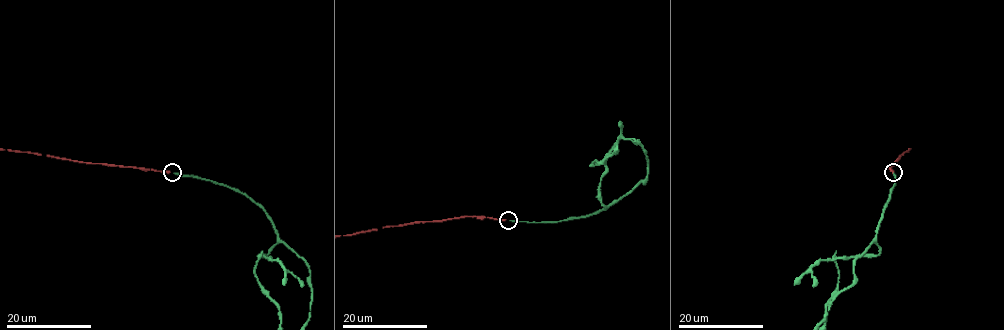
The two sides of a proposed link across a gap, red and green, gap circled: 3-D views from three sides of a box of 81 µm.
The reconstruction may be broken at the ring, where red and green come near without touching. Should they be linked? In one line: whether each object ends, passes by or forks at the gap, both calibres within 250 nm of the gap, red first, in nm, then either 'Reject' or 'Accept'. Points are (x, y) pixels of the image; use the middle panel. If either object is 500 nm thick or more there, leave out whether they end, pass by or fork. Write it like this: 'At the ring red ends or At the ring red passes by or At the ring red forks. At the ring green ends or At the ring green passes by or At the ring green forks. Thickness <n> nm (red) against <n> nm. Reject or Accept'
At the ring red ends. At the ring green ends. Thickness 320 nm (red) against 200 nm. Accept

